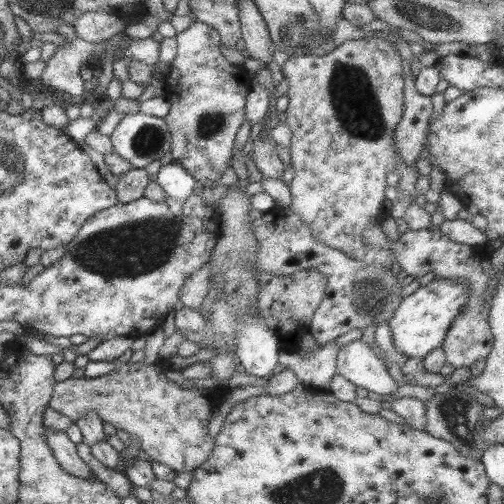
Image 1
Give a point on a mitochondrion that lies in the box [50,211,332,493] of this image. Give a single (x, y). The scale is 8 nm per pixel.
(239, 288)

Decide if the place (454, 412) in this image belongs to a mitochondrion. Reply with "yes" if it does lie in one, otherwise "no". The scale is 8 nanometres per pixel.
yes

